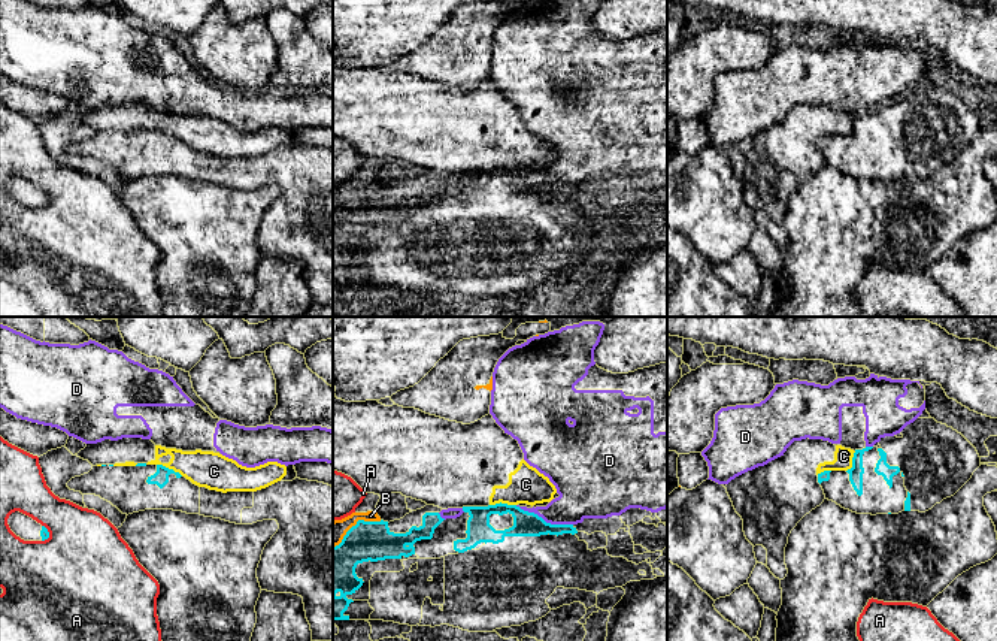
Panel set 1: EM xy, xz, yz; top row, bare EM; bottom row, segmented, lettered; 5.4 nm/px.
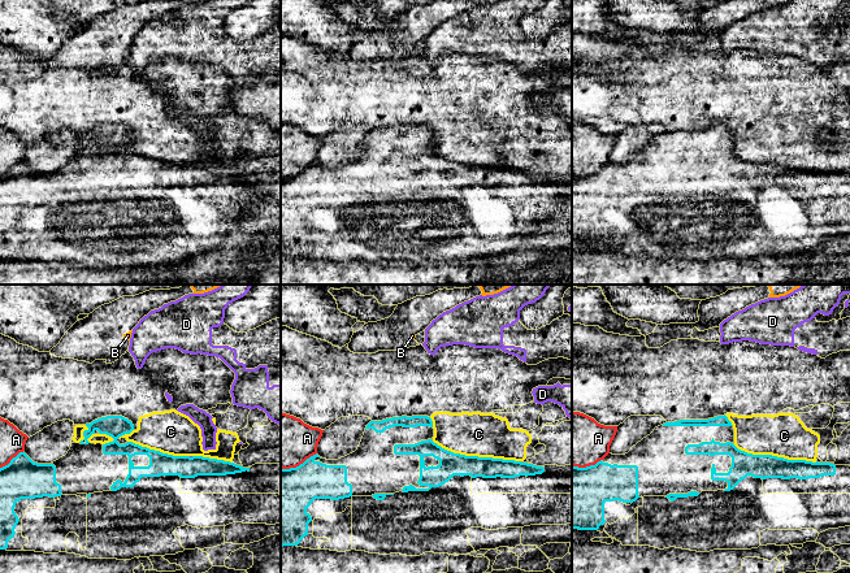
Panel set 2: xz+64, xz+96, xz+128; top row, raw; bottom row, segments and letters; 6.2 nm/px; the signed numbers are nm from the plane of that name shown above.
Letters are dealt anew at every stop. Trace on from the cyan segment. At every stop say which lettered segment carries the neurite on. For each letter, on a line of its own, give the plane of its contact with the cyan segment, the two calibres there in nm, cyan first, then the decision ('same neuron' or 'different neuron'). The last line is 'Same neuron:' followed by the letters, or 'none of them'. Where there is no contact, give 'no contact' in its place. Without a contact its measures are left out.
A: xy | 50/480 nm | different neuron
B: xz | 220/120 nm | different neuron
C: xz | 130/190 nm | different neuron
D: xz | 130/240 nm | different neuron
Same neuron: none of them

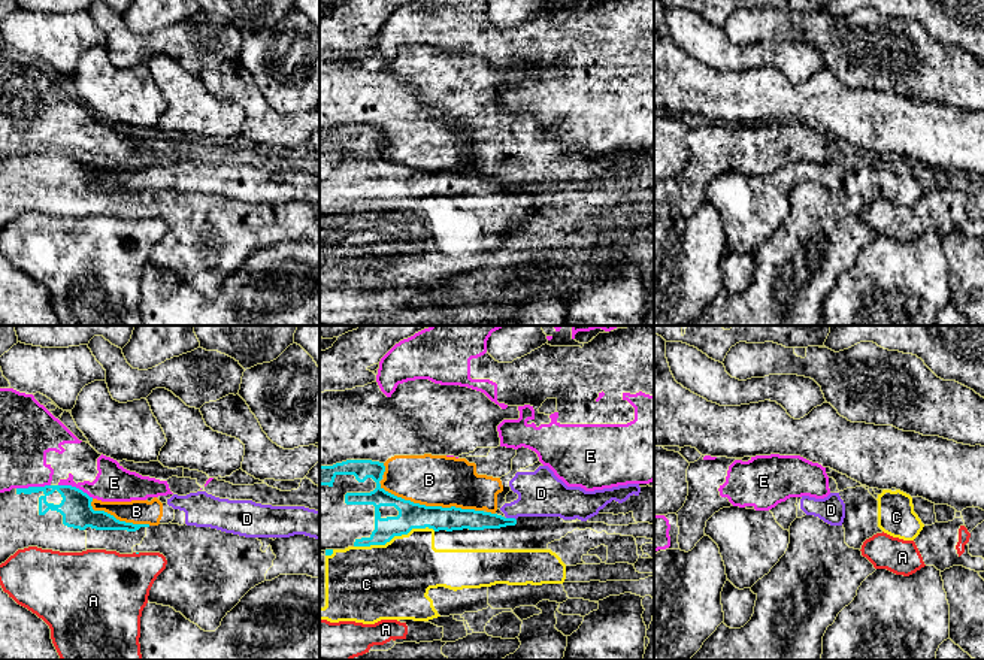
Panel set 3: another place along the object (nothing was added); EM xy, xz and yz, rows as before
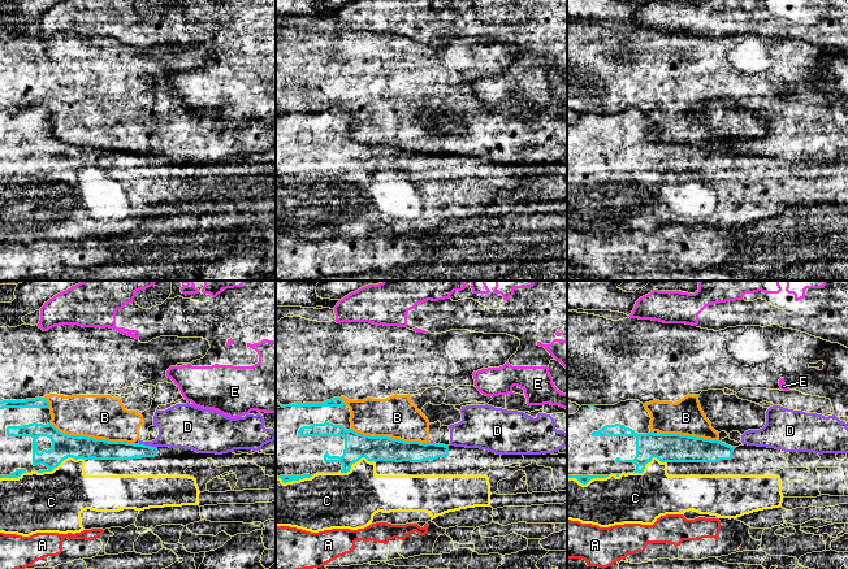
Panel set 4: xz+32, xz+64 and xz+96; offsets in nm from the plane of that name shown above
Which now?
A: no contact | different neuron
B: xz | 140/280 nm | different neuron
C: xz | 140/400 nm | same neuron
D: xz | 110/240 nm | different neuron
E: xy | 170/200 nm | different neuron
Same neuron: C

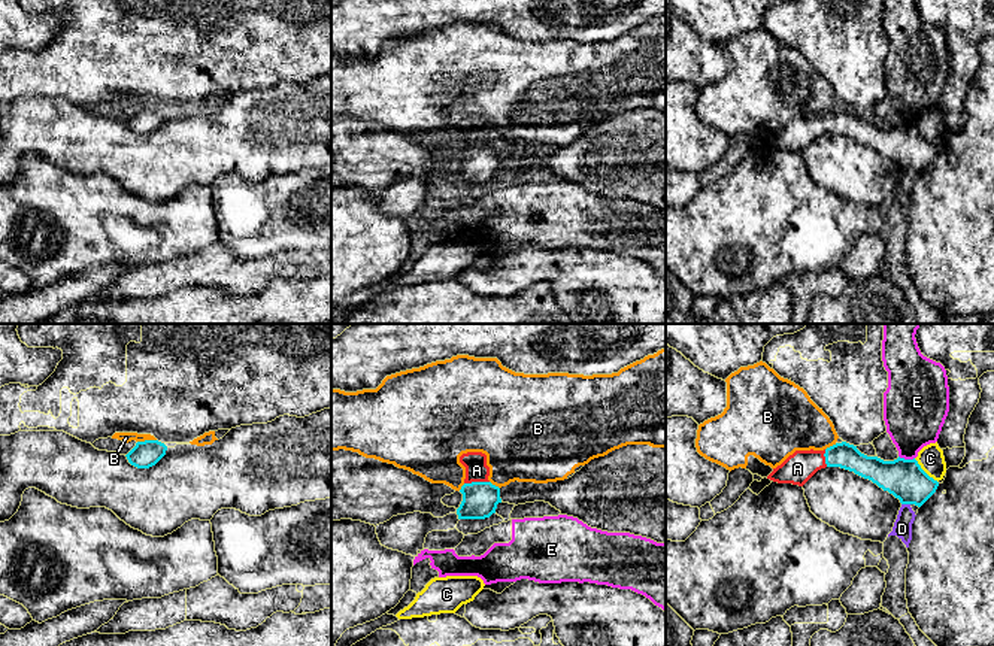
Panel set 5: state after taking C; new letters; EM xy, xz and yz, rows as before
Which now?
A: xz | 190/130 nm | same neuron
B: xy | 140/50 nm | different neuron
C: yz | 220/140 nm | different neuron
D: yz | 220/100 nm | different neuron
E: yz | 220/320 nm | different neuron
Same neuron: A

